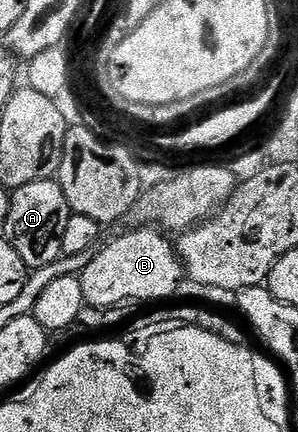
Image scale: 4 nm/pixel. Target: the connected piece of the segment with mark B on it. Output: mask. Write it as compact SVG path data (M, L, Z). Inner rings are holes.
M145 227L143 229L129 229L121 237L112 237L109 245L105 244L100 254L79 273L82 283L82 295L84 304L89 309L111 309L123 306L123 301L160 301L167 302L175 298L180 289L180 280L185 280L184 266L180 264L180 255L176 252L173 242L167 241L165 234L156 227Z

